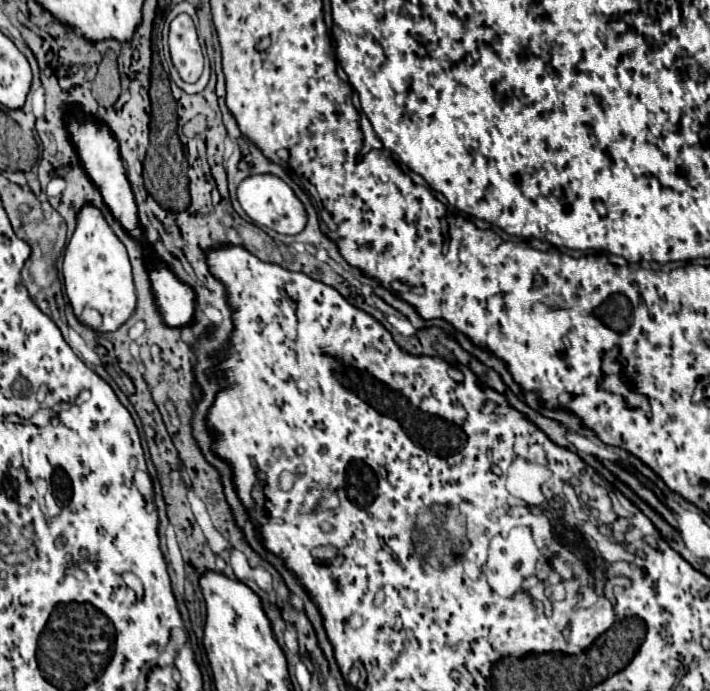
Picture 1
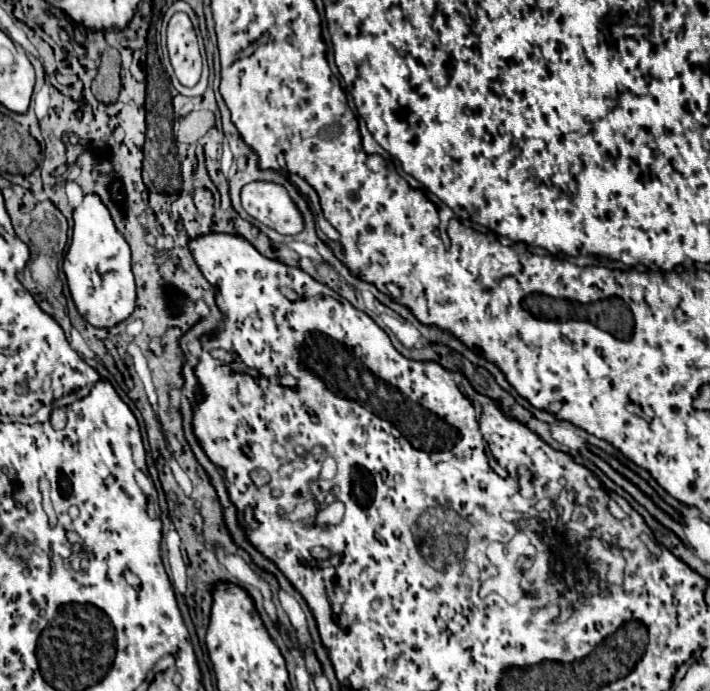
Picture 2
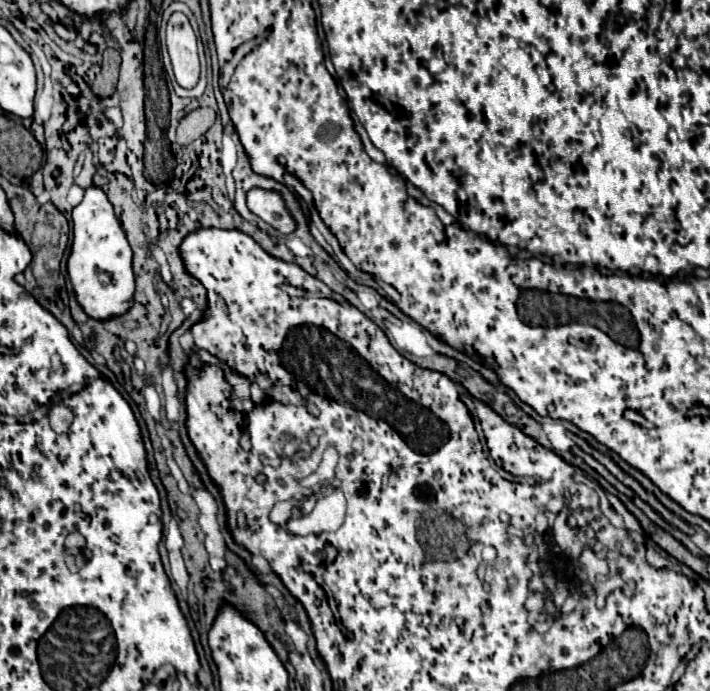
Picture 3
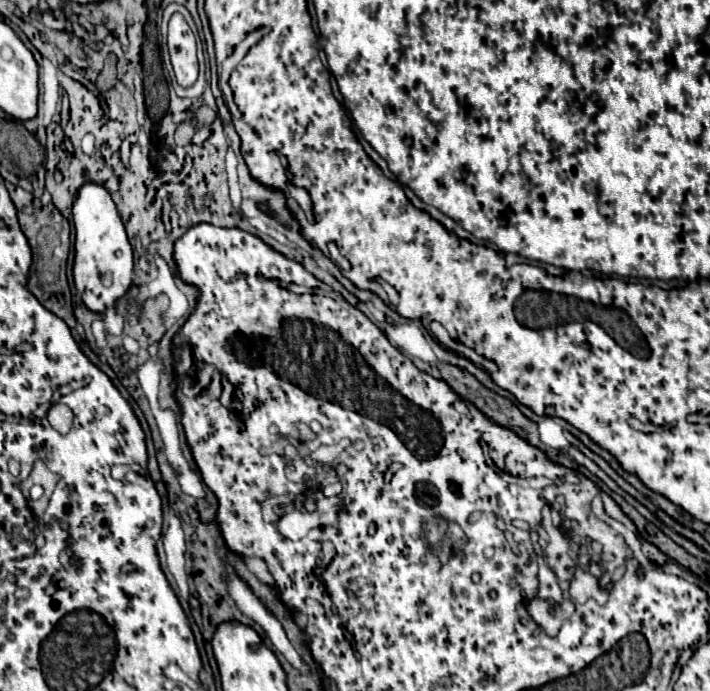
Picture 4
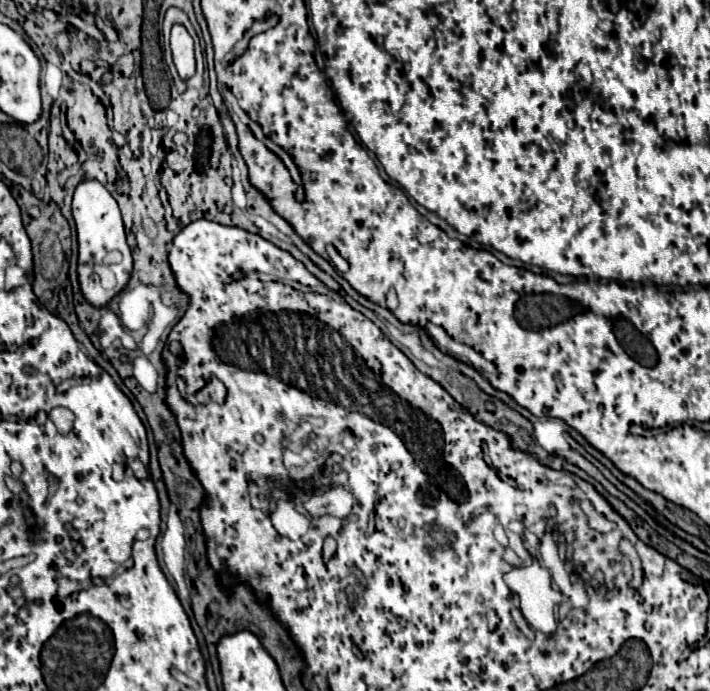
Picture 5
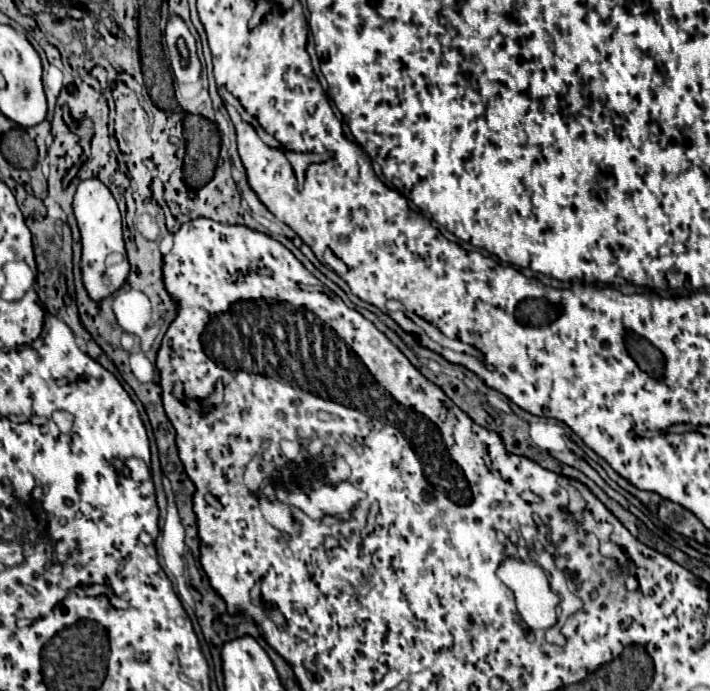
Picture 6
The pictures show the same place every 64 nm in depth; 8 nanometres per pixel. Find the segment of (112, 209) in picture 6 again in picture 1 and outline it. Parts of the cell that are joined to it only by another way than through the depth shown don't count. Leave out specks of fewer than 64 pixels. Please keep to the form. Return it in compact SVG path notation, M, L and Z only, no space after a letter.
M92 202L84 204L76 218L76 230L66 246L64 254L64 286L70 298L70 304L80 316L86 306L92 306L100 312L103 324L99 332L113 332L120 328L136 308L136 290L128 252L120 238L112 232L102 210Z

